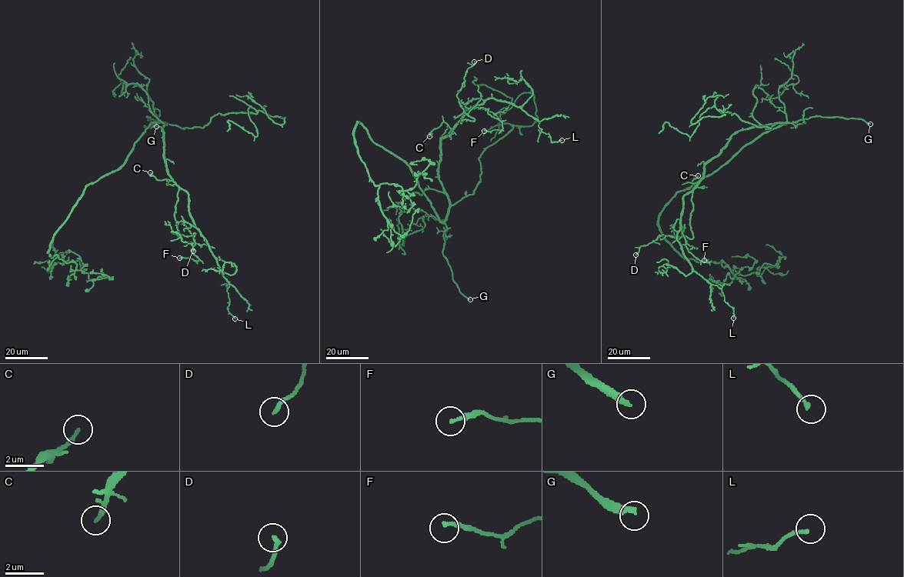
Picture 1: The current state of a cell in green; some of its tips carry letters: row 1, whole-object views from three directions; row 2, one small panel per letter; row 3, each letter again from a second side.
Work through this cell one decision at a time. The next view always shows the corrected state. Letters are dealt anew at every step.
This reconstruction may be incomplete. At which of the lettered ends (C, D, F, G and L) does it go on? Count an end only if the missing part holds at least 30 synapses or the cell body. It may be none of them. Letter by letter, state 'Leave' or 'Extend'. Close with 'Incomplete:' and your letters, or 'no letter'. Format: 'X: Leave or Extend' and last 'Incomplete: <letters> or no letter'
C: Leave
D: Leave
F: Leave
G: Extend
L: Leave
Incomplete: G

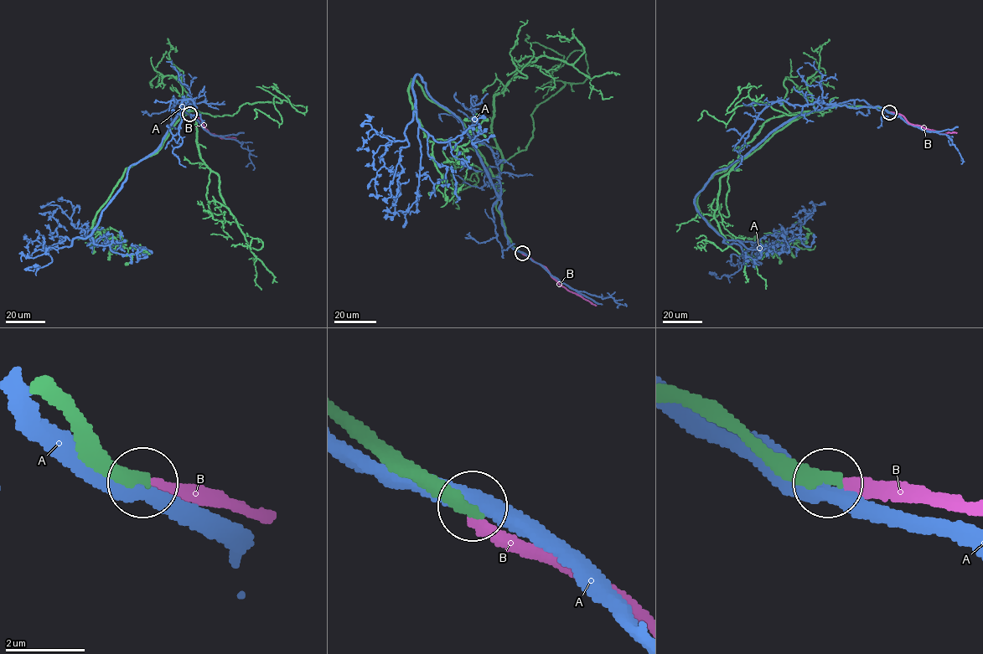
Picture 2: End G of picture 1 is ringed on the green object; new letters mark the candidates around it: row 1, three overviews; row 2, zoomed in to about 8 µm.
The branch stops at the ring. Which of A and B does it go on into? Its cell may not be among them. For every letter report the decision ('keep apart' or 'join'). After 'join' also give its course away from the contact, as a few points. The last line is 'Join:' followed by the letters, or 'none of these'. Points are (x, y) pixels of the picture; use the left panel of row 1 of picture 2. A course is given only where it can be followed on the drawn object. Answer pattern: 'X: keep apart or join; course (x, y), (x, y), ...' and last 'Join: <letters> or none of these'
A: keep apart
B: keep apart
Join: none of these

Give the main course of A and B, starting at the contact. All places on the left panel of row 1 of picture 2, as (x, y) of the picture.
A: (188, 113), (183, 105), (156, 149), (131, 165), (88, 236), (59, 242), (52, 213), (38, 213)
B: (189, 114), (198, 116), (211, 134), (221, 138), (236, 138)

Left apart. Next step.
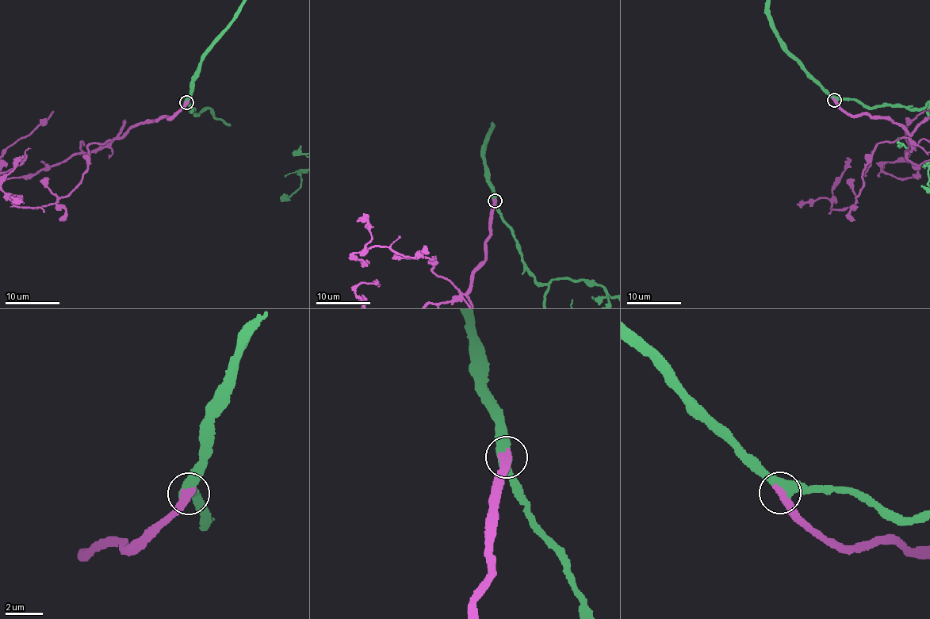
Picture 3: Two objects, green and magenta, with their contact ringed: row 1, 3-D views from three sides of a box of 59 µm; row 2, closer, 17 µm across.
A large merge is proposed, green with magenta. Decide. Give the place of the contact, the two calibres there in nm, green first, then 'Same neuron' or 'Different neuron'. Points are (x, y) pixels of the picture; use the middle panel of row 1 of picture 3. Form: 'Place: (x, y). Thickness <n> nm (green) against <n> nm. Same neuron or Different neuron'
Place: (495, 200). Thickness 550 nm (green) against 480 nm. Same neuron

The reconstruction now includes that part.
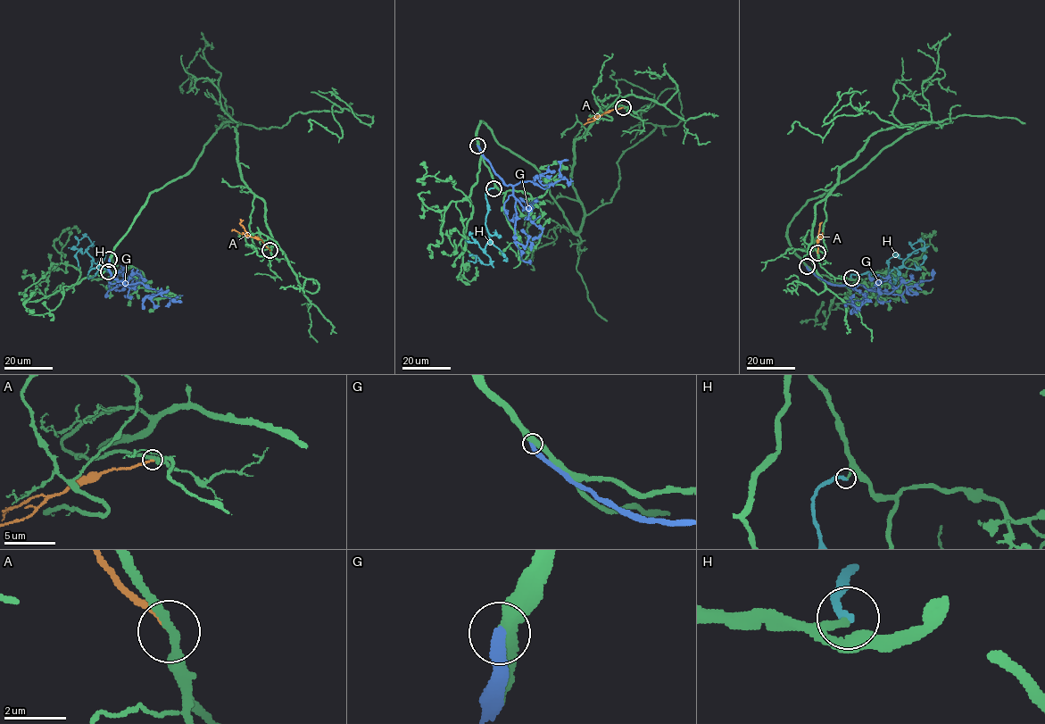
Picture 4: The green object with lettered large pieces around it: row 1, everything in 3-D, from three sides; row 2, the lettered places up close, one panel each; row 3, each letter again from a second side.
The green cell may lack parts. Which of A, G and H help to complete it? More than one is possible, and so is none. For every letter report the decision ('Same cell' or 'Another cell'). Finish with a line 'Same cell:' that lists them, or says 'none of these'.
A: Another cell
G: Another cell
H: Same cell
Same cell: H

